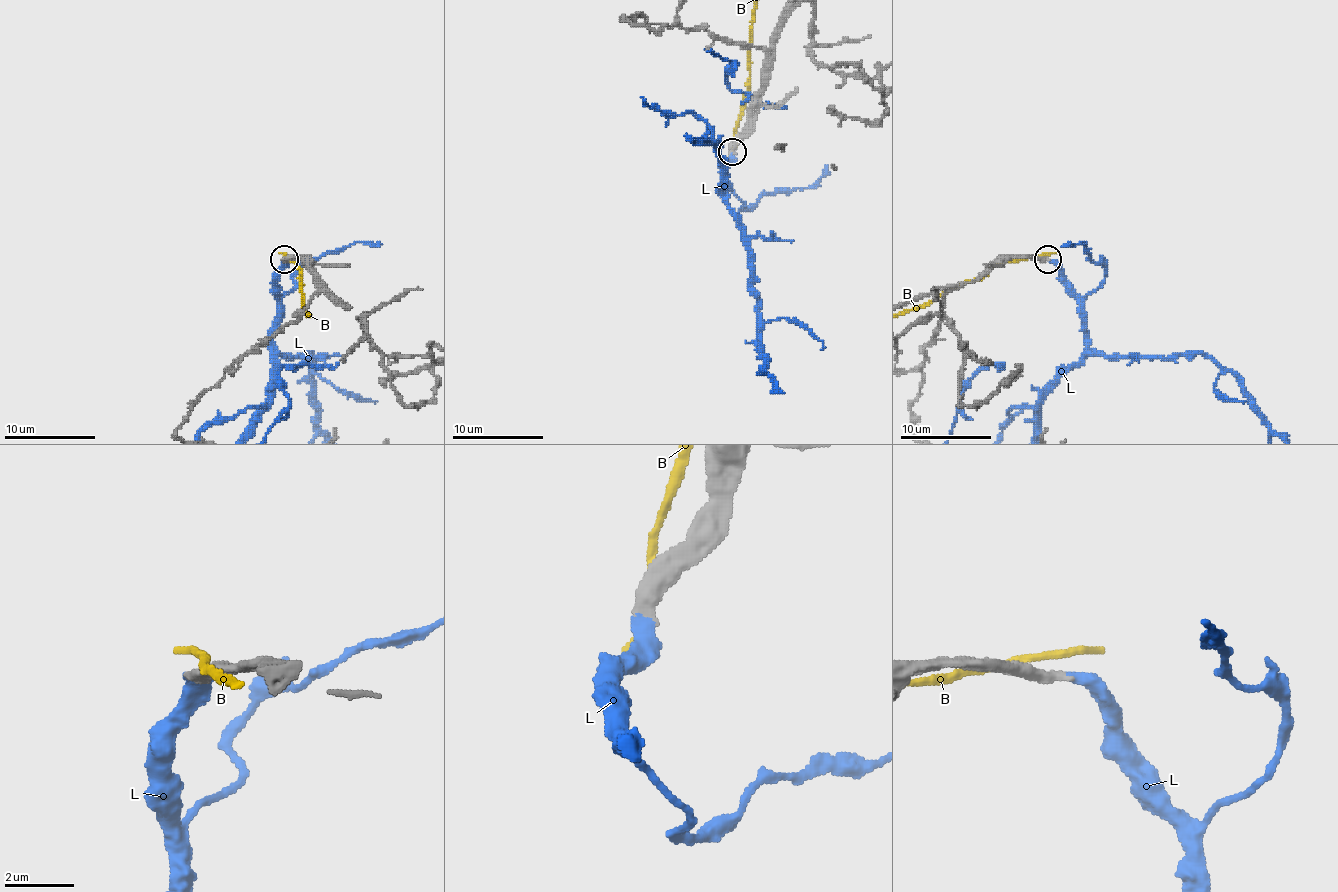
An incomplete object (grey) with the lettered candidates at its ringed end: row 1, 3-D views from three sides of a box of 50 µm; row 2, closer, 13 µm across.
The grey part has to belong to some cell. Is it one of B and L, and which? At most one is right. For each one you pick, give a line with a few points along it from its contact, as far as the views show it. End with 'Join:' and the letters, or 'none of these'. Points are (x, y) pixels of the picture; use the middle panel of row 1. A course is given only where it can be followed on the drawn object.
Join: L

